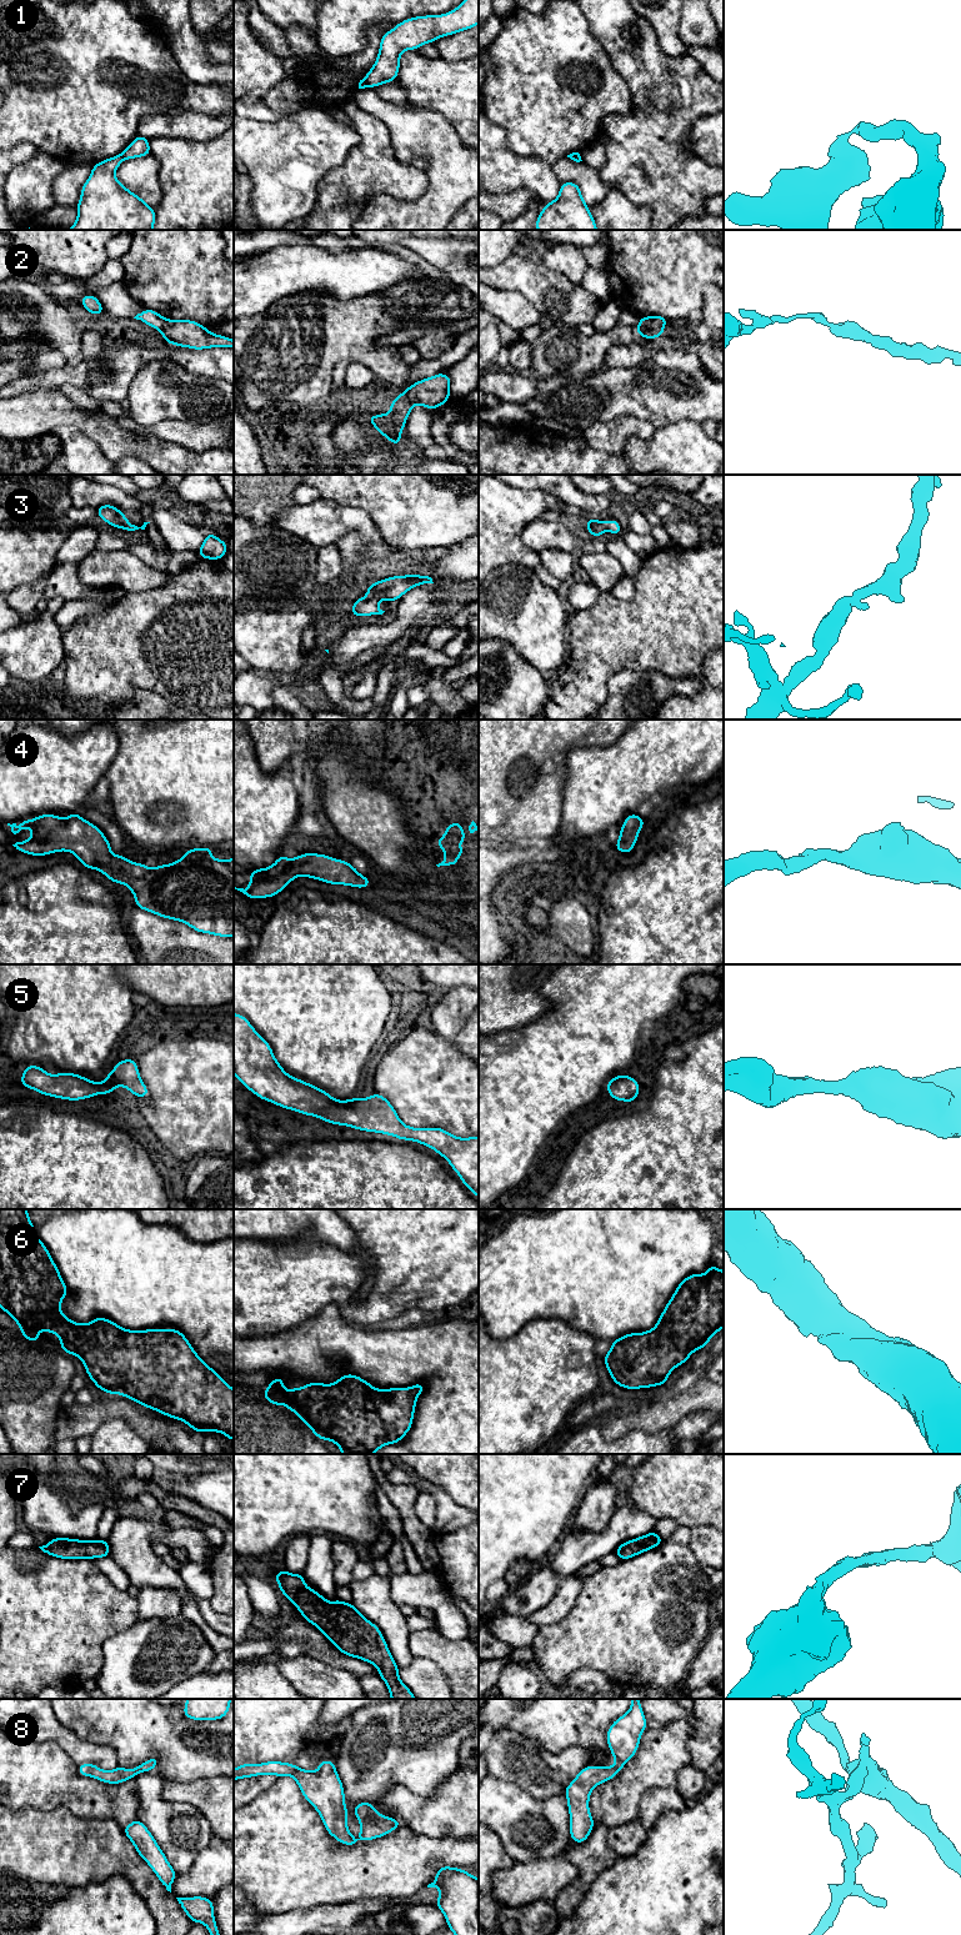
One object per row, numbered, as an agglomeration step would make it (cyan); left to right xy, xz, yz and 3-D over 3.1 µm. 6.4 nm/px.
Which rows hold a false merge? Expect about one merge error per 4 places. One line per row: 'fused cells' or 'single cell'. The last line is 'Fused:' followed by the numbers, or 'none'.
1: fused cells
2: single cell
3: single cell
4: single cell
5: single cell
6: single cell
7: single cell
8: single cell
Fused: 1

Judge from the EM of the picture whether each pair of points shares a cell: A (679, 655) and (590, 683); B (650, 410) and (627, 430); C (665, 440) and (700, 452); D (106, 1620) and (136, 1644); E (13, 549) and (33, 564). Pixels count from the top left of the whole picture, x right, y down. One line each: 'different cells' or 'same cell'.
A: same cell
B: different cells
C: same cell
D: different cells
E: same cell

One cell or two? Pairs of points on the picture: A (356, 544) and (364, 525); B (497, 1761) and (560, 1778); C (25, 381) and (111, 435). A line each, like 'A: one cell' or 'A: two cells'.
A: two cells
B: one cell
C: two cells

